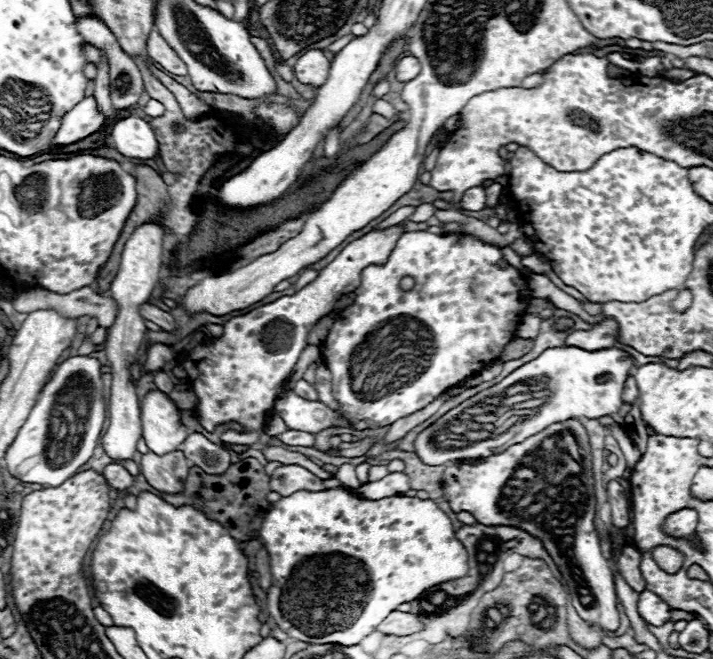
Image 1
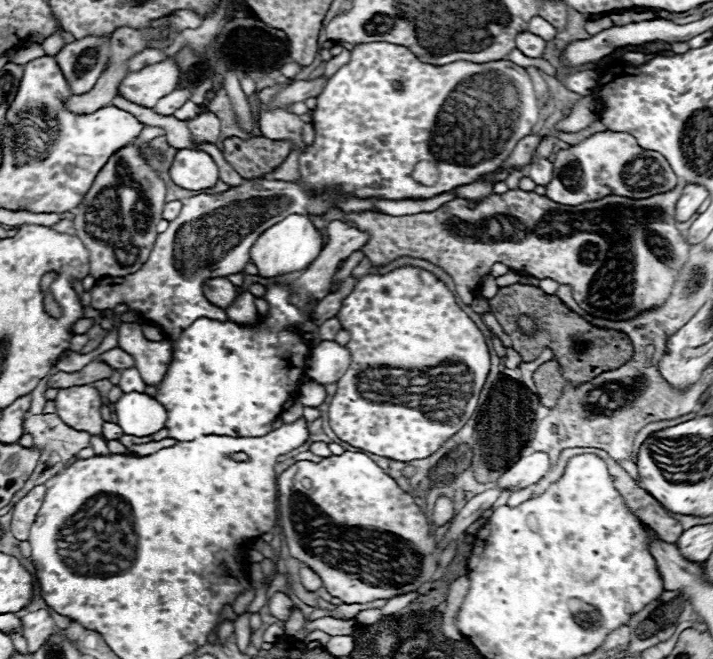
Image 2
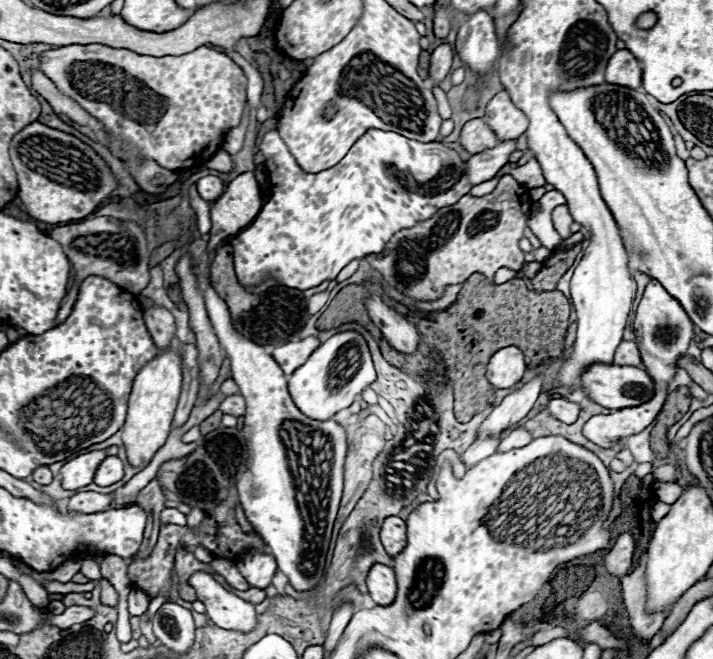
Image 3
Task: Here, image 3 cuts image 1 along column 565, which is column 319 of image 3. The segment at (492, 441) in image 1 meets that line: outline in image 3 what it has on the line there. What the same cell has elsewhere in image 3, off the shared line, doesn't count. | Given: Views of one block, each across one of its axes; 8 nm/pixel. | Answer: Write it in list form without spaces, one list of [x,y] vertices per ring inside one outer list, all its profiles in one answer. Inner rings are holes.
[[[342,332],[342,334],[336,334],[336,336],[328,338],[324,344],[320,344],[310,354],[310,358],[300,368],[296,368],[292,372],[292,376],[288,376],[288,392],[294,400],[294,404],[302,410],[302,414],[306,414],[308,418],[324,422],[324,420],[330,420],[342,408],[348,408],[354,402],[354,398],[358,394],[362,394],[362,390],[366,390],[366,386],[370,386],[374,380],[376,380],[376,372],[374,372],[374,364],[372,364],[372,358],[370,358],[370,352],[368,352],[368,346],[366,346],[364,338],[358,332]],[[346,344],[352,344],[352,350],[360,358],[360,366],[342,388],[330,390],[330,386],[328,386],[328,366],[338,358],[338,352]],[[326,360],[330,360],[330,362],[326,362]]]

